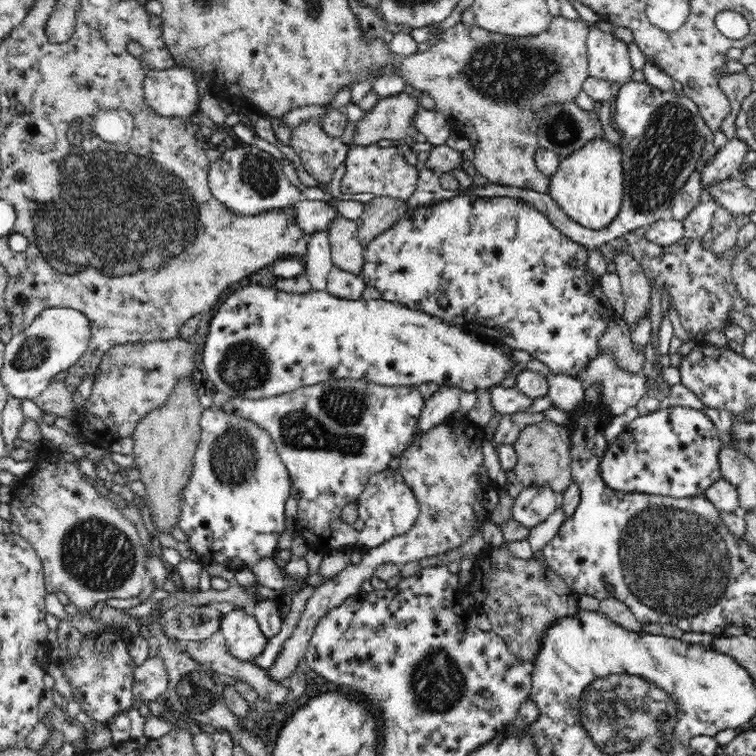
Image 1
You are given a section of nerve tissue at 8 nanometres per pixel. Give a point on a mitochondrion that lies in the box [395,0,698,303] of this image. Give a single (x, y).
(504, 72)

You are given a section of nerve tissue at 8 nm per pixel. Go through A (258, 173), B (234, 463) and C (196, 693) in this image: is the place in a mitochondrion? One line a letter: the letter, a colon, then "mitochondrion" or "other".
A: mitochondrion
B: mitochondrion
C: mitochondrion

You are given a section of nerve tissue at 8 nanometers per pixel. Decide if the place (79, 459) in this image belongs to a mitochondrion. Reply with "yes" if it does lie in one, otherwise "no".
no

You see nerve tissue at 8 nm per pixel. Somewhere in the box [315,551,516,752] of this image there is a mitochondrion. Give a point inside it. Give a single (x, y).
(437, 684)

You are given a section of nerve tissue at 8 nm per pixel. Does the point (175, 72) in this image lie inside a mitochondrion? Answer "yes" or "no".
no

